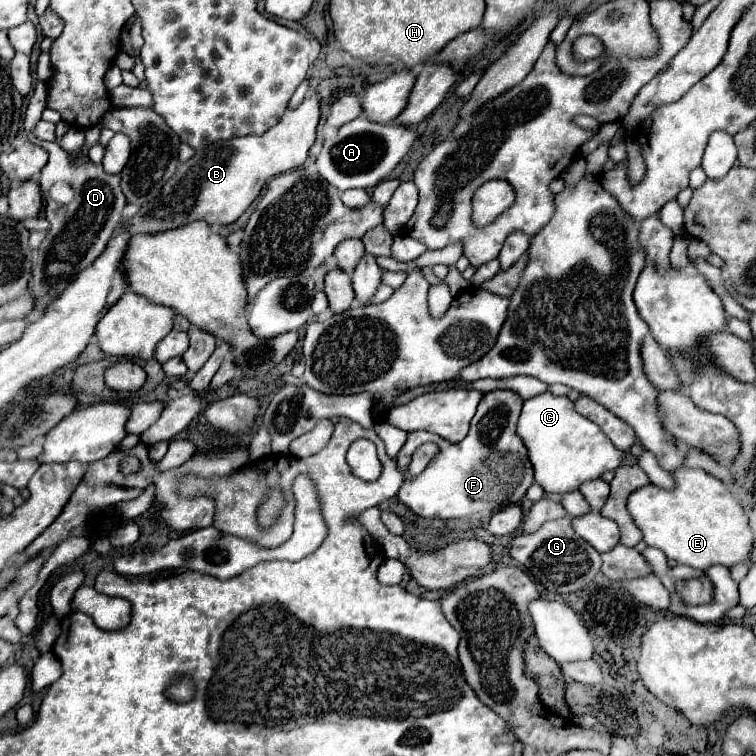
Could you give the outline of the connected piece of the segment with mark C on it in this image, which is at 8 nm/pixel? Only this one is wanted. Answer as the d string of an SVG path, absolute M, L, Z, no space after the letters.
M548 391L524 401L522 415L520 415L520 421L518 421L518 435L520 435L522 443L528 449L528 459L532 463L532 467L534 467L534 479L536 479L538 485L544 487L546 493L568 493L568 491L574 491L584 481L598 479L604 471L614 471L616 467L622 465L622 457L630 455L630 453L622 453L620 449L616 449L612 445L612 441L608 437L604 437L604 433L598 429L598 425L594 425L584 415L576 413L570 399L556 397L556 395L548 393Z

